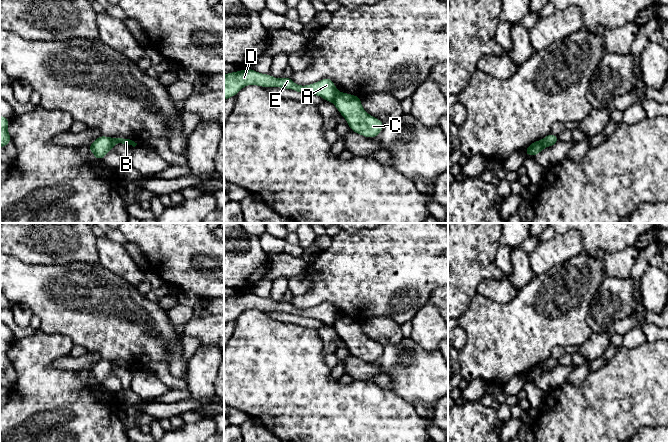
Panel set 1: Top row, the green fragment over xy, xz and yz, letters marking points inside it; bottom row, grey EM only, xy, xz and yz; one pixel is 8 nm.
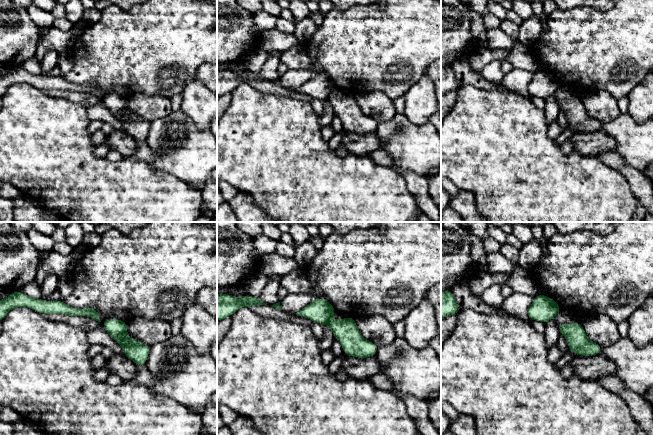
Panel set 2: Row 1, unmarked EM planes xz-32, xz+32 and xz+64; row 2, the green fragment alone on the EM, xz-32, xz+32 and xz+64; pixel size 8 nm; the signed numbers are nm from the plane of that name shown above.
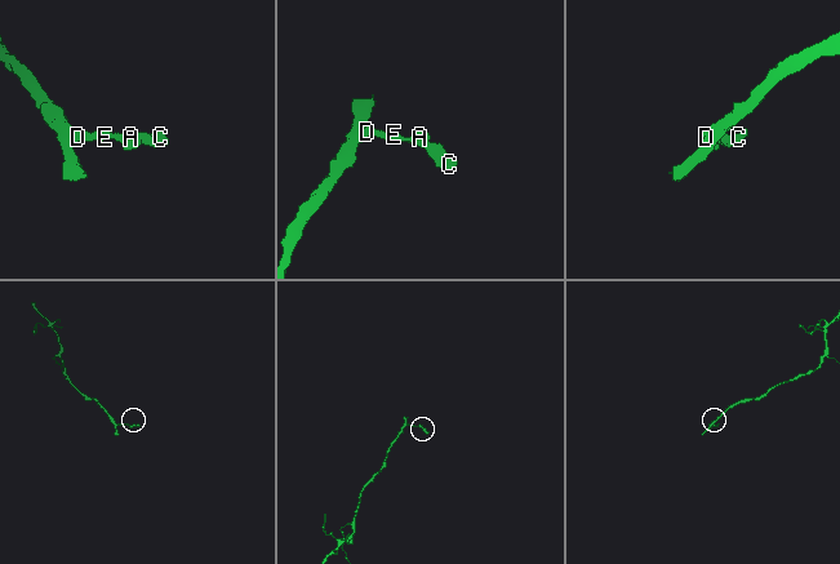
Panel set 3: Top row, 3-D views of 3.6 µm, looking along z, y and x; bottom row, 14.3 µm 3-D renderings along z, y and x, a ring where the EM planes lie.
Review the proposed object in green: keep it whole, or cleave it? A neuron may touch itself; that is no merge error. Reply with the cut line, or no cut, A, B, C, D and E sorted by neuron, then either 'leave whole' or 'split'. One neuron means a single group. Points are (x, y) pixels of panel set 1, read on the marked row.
cut in xz along (339, 93), (332, 101); A D E / B C; split

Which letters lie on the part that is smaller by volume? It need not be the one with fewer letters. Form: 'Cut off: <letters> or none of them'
Cut off: B, C

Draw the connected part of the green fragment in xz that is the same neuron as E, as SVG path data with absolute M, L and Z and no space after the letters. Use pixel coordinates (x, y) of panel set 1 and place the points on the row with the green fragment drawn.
M248 68L224 75L224 101L236 96L246 85L258 85L260 87L279 87L292 89L297 93L310 93L322 97L327 102L333 102L339 94L331 78L324 78L310 85L295 84L290 77L274 78L269 73L262 74Z

